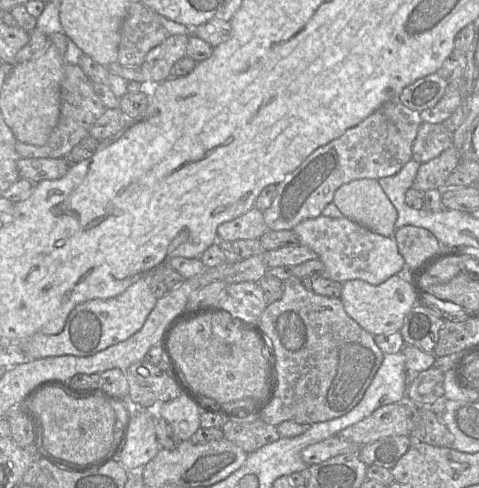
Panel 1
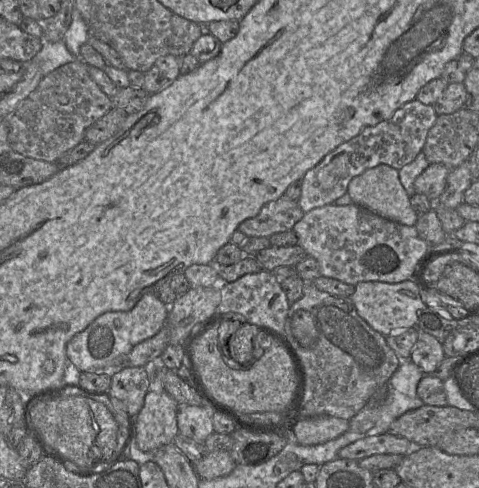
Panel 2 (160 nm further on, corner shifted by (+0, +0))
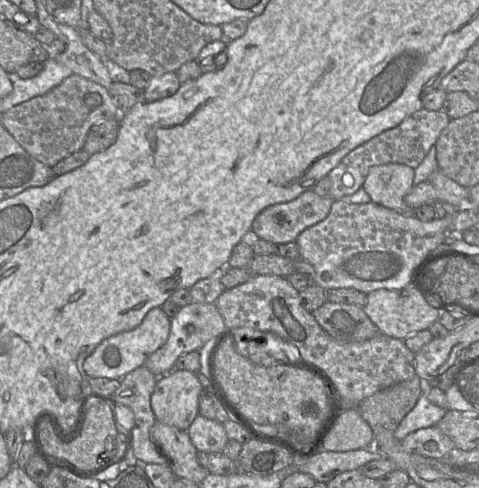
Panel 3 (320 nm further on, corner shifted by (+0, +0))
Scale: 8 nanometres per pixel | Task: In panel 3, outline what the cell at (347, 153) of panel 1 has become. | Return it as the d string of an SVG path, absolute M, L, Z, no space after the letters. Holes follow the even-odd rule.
M420 110L407 116L399 125L383 131L350 151L327 175L331 181L330 197L341 200L362 188L371 167L399 163L415 169L436 143L451 118L443 110Z

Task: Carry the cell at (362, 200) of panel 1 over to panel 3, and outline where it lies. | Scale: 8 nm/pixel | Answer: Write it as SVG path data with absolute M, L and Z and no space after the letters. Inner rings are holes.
M399 163L373 166L370 168L362 188L370 196L372 203L395 210L400 214L412 214L413 210L405 203L405 196L414 186L414 174L415 170L413 168Z

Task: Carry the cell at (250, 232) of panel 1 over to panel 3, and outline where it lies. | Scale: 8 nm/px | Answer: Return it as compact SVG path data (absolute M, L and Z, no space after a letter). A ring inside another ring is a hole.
M308 190L292 201L262 210L253 221L251 231L277 245L296 241L302 231L328 216L334 201L332 197L321 197Z

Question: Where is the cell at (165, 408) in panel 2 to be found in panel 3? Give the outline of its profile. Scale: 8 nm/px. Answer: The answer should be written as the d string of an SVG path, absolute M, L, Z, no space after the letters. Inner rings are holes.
M174 369L168 375L159 377L151 395L150 403L157 422L187 431L199 415L199 400L205 391L214 391L214 381L201 373Z

